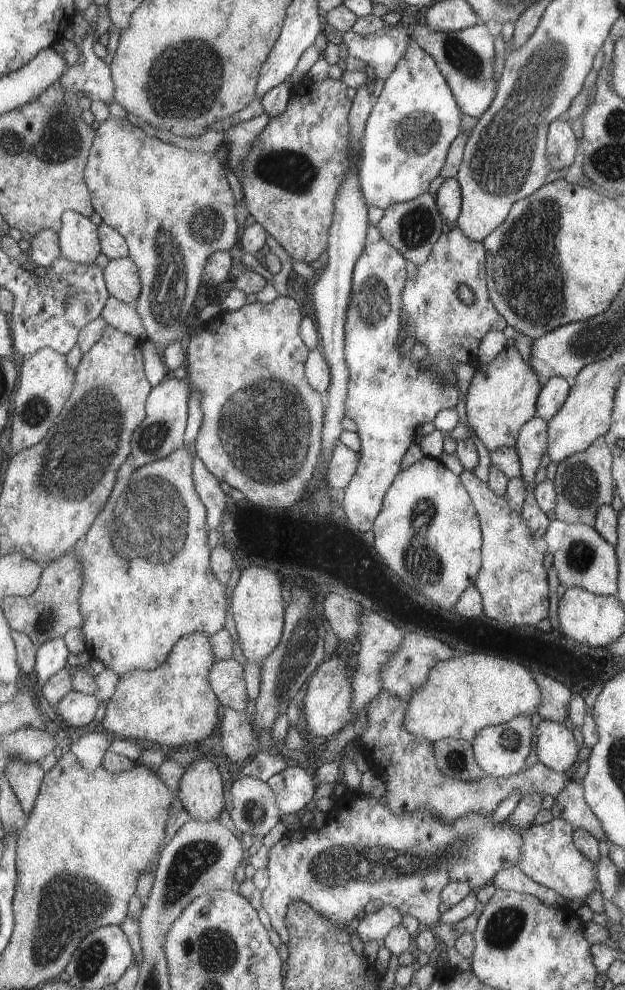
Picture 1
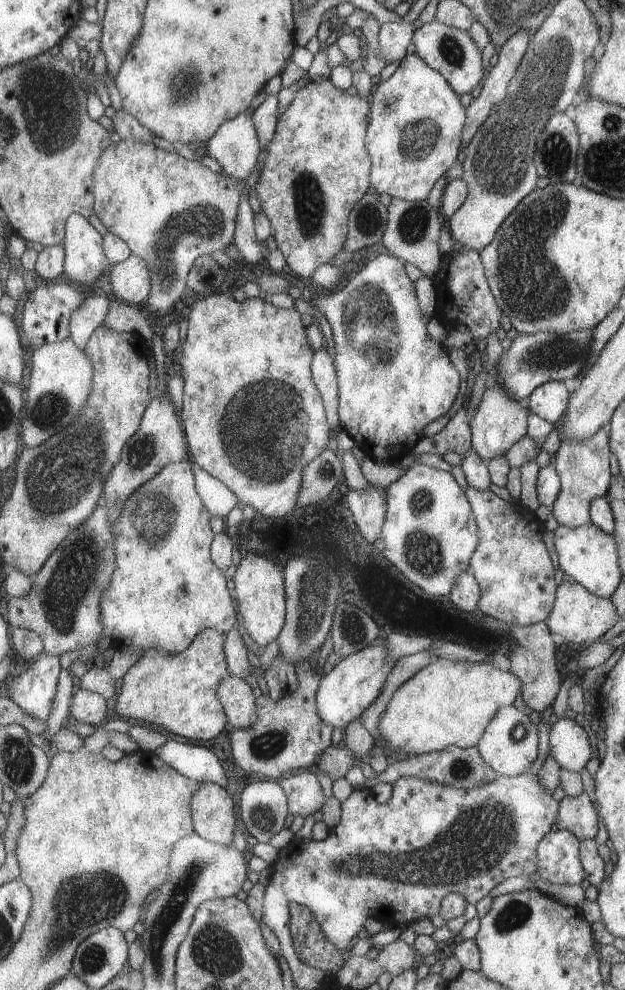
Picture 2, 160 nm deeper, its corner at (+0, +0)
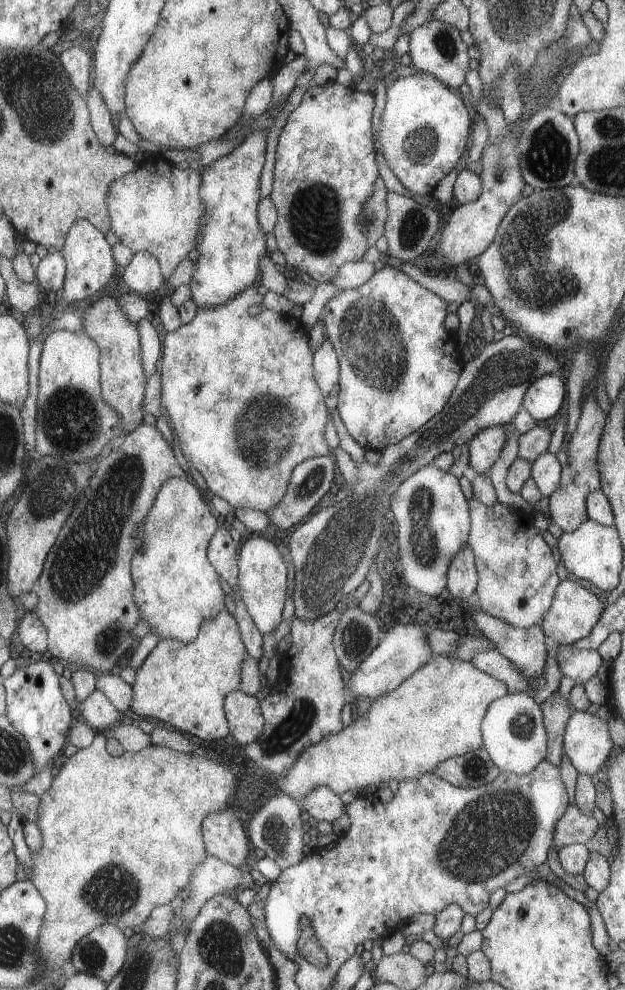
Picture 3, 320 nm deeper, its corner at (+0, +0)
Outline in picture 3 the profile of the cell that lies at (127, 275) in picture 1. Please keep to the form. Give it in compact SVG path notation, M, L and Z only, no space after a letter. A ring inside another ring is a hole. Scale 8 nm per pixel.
M149 251L134 253L131 264L124 268L122 278L131 291L137 291L145 297L157 292L166 282L160 259Z

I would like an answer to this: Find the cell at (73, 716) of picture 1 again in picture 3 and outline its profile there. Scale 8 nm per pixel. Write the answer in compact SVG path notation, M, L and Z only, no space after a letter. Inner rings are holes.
M99 688L79 704L78 711L81 719L89 723L98 732L107 732L121 719L120 710Z

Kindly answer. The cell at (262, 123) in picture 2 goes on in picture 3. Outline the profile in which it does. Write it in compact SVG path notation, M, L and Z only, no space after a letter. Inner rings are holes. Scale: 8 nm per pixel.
M266 131L249 135L230 155L222 156L210 162L202 171L203 186L201 196L204 199L206 213L202 218L201 242L198 244L198 259L195 261L194 277L192 278L192 298L199 309L218 309L228 305L239 293L253 286L261 272L261 259L269 254L267 233L259 222L261 196L261 174L265 168L267 154Z

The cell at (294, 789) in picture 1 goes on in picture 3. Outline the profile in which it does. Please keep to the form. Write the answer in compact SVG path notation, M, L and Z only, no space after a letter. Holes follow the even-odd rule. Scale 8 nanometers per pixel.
M319 787L312 791L301 804L308 814L319 821L335 822L337 818L347 814L346 804L340 794L329 787Z

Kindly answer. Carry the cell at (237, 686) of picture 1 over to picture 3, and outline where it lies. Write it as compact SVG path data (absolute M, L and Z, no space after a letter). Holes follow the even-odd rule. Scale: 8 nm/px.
M241 690L233 691L225 697L224 707L230 734L241 747L255 742L264 733L266 718L256 697Z

